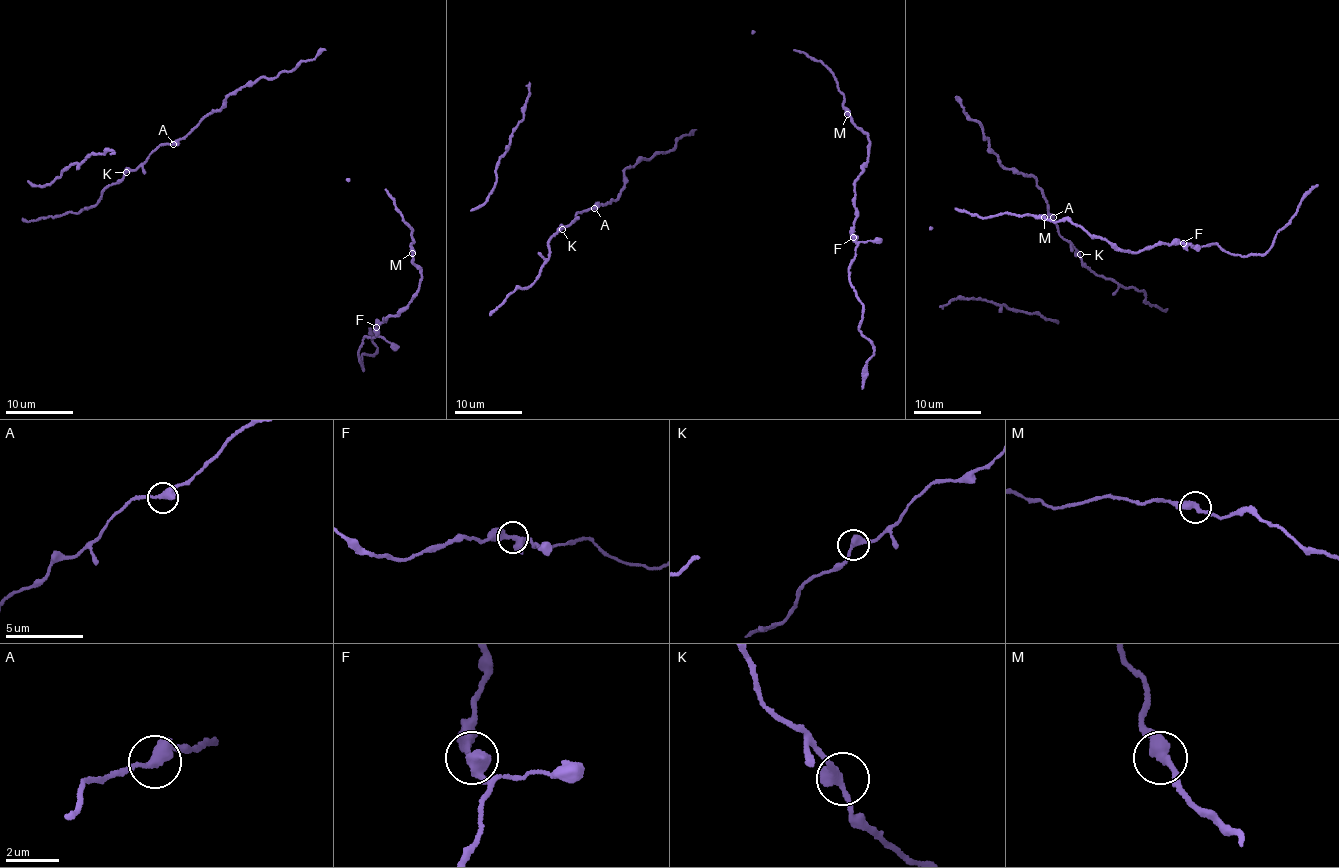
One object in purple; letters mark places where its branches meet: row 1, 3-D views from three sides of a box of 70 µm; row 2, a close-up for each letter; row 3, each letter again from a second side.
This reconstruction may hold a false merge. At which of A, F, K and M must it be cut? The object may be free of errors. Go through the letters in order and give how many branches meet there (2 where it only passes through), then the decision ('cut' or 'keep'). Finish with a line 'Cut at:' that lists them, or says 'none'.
A: 2 branches meet; keep
F: 3 branches meet; keep
K: 2 branches meet; keep
M: 2 branches meet; keep
Cut at: none

